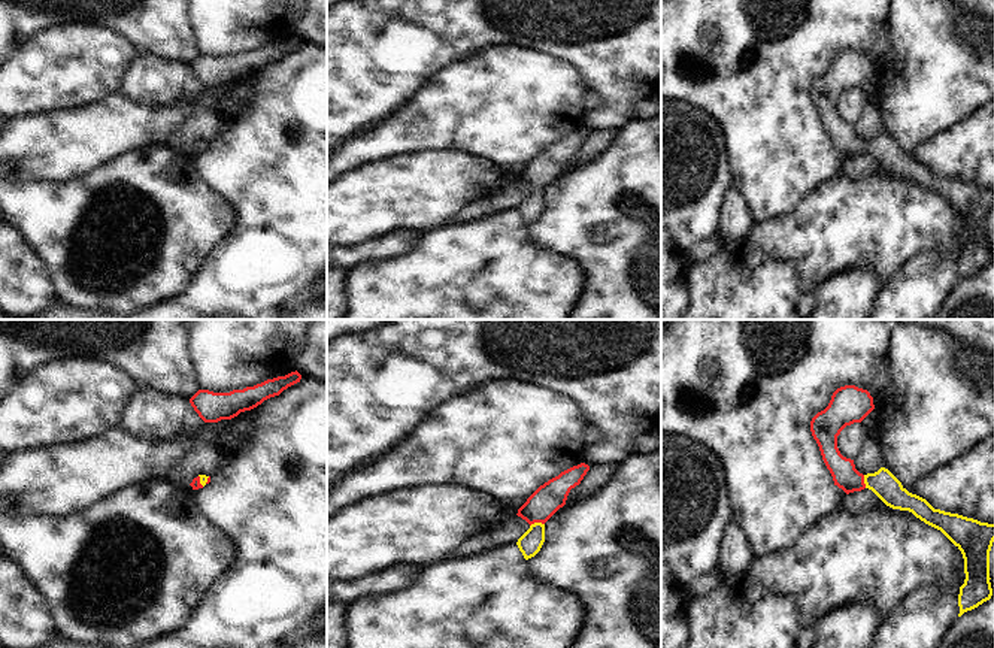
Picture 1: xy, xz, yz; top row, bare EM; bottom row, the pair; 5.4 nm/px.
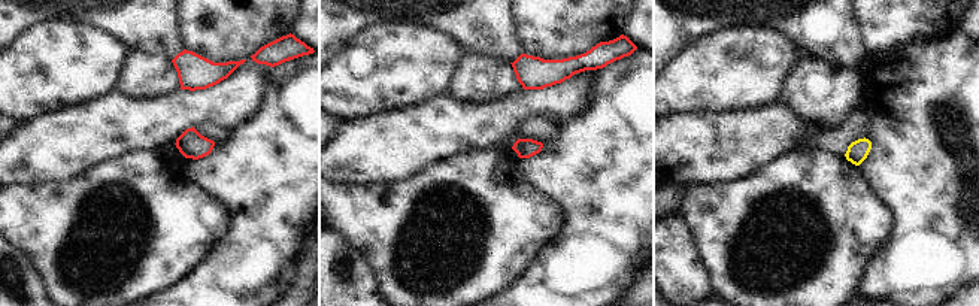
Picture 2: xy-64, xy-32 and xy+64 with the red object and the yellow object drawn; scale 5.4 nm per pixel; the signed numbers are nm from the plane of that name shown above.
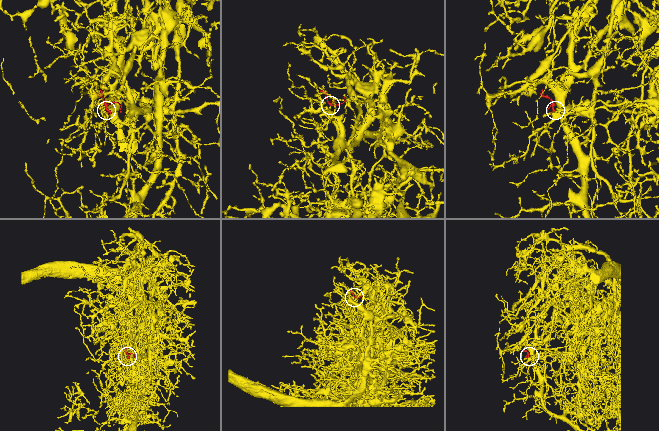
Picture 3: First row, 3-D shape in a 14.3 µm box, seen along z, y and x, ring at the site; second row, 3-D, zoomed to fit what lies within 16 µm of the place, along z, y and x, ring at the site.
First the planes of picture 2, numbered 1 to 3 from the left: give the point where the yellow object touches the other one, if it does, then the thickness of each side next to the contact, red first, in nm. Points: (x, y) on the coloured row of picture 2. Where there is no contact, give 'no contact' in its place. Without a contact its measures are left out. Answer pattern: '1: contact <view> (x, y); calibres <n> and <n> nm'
1: no contact
2: no contact
3: no contact

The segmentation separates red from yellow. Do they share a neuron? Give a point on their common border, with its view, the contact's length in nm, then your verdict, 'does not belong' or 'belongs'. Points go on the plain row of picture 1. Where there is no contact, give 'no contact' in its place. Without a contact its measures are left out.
contact xz (536, 187); length 80 nm; belongs

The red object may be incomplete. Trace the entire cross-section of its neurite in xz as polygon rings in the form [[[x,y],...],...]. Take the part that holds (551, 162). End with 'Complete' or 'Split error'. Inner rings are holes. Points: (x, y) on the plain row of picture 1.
[[[581,128],[540,151],[518,175],[518,182],[530,190],[530,194],[518,205],[516,211],[524,224],[534,222],[545,208],[545,188],[566,170],[572,154],[581,149],[590,131]]]. Split error

